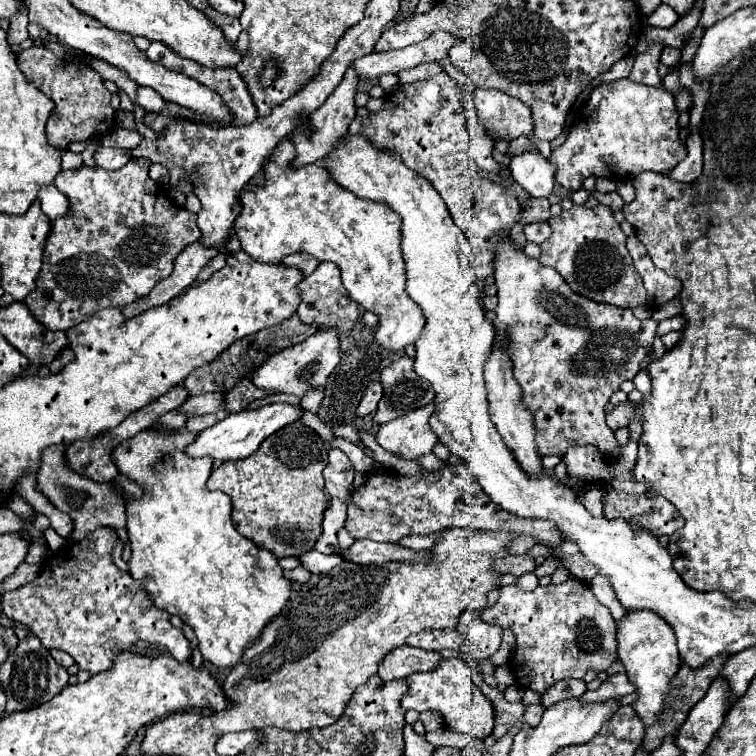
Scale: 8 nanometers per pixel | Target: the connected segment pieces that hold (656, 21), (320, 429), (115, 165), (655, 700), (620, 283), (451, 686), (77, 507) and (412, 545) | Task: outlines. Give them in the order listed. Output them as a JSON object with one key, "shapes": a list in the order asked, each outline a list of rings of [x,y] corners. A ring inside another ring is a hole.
{"shapes":[[[[660,5],[652,15],[642,17],[642,25],[644,27],[662,27],[662,29],[670,29],[674,23],[678,21],[678,15],[672,7],[668,5]]],[[[304,411],[304,415],[302,415],[302,421],[310,427],[310,429],[314,429],[322,439],[334,439],[334,435],[332,435],[332,431],[318,419],[318,415],[312,415],[310,411]]],[[[100,147],[96,153],[94,153],[94,159],[96,159],[96,165],[102,167],[102,169],[108,169],[108,171],[116,171],[120,167],[124,167],[132,155],[130,151],[120,151],[120,149],[110,149],[110,147]]],[[[636,609],[636,611],[626,611],[622,621],[616,623],[618,633],[618,659],[626,667],[626,673],[630,681],[638,687],[638,701],[632,705],[638,717],[644,721],[644,725],[652,725],[656,721],[658,713],[664,709],[664,697],[668,693],[670,679],[676,675],[680,667],[680,657],[678,657],[678,647],[676,647],[676,635],[674,629],[668,627],[666,621],[662,621],[660,615],[650,613],[648,609]]],[[[574,205],[570,211],[550,217],[548,223],[552,235],[544,241],[538,261],[556,269],[576,293],[614,307],[636,309],[646,303],[646,289],[628,257],[626,235],[608,207],[600,205],[596,209],[586,209],[584,205]]],[[[442,659],[440,665],[426,673],[412,673],[408,681],[408,695],[402,699],[402,707],[415,710],[419,713],[434,709],[444,715],[446,727],[454,727],[458,733],[468,733],[476,739],[484,739],[492,733],[494,727],[494,709],[490,699],[480,691],[474,689],[475,684],[471,678],[471,670],[464,659]]],[[[52,445],[42,451],[40,455],[40,467],[36,471],[36,491],[40,491],[58,511],[68,513],[74,521],[74,533],[72,541],[80,541],[88,537],[90,533],[101,526],[114,527],[119,533],[123,544],[128,545],[126,534],[126,513],[124,513],[124,501],[120,501],[120,493],[110,483],[96,483],[84,475],[74,473],[66,463],[66,449],[68,445]]],[[[436,534],[410,535],[402,538],[397,543],[413,550],[430,549],[436,543]]]]}

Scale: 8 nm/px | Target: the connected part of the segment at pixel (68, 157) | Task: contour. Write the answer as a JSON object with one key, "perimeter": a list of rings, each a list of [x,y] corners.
{"perimeter":[[[70,151],[62,153],[62,169],[80,169],[82,167],[82,155],[74,155]]]}

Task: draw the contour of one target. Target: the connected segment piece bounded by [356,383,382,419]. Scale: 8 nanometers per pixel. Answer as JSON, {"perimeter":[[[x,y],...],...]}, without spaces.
{"perimeter":[[[372,383],[372,385],[366,389],[366,393],[364,393],[364,397],[362,397],[362,401],[360,401],[358,409],[356,409],[356,415],[362,419],[362,417],[374,413],[380,399],[382,399],[382,385],[380,385],[380,383]]]}

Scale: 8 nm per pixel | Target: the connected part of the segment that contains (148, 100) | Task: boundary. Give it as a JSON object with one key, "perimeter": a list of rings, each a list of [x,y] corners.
{"perimeter":[[[138,87],[136,89],[136,105],[144,109],[144,113],[162,113],[166,107],[166,101],[156,93],[152,87]]]}

